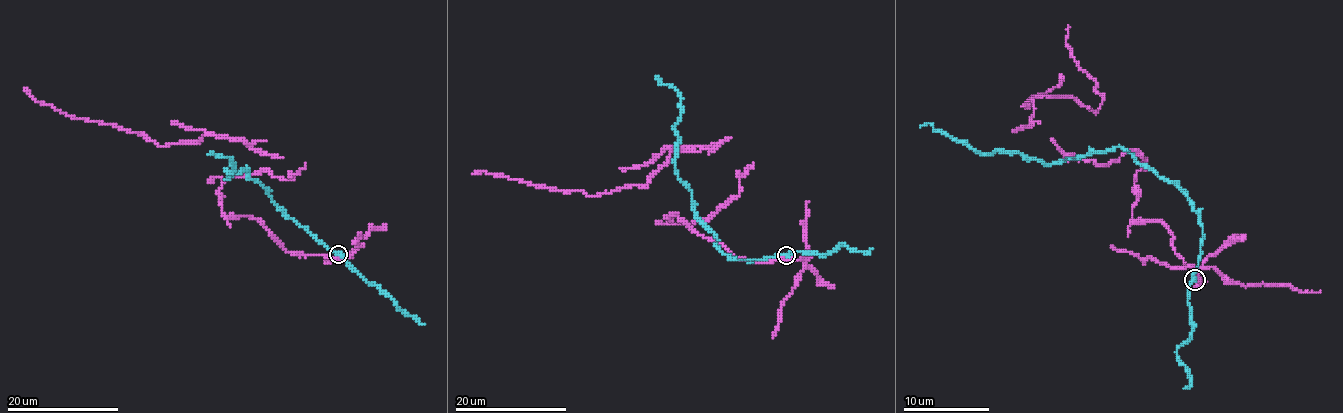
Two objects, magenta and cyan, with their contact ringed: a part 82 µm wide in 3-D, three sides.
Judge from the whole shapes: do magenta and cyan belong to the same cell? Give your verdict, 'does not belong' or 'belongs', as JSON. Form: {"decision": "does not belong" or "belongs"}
{"decision": "does not belong"}

